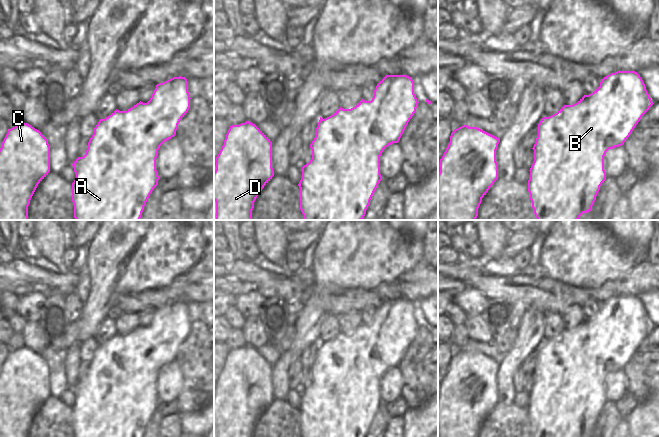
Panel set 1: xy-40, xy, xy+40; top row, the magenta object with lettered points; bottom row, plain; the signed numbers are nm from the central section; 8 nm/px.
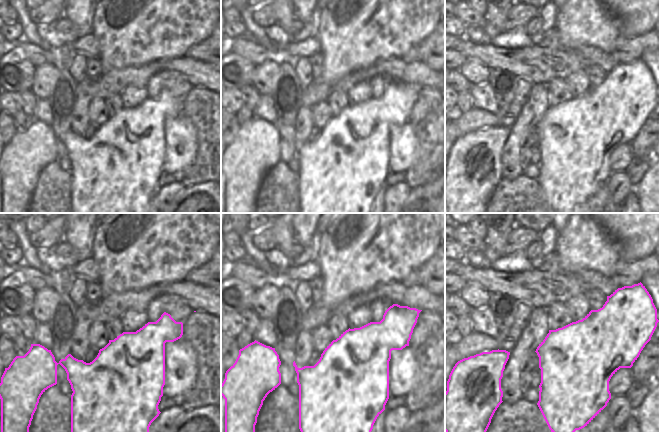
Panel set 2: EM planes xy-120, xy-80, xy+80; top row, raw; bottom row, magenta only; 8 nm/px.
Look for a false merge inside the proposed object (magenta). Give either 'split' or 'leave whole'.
leave whole

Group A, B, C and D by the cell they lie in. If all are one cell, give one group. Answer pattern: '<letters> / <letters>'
A B C D

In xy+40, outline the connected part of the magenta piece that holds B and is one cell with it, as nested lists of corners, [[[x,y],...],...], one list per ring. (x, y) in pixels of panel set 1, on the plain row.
[[[617,295],[604,301],[600,310],[573,329],[564,329],[557,337],[543,341],[533,370],[534,386],[530,392],[528,416],[534,437],[587,437],[606,404],[604,380],[609,373],[622,370],[652,326],[646,310],[635,295]]]

